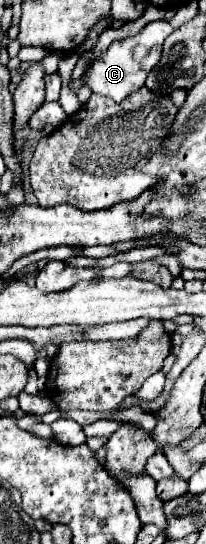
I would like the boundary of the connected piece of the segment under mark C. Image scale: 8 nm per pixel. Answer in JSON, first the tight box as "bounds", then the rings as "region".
{"bounds":[69,20,173,102],"region":[[[157,20],[157,22],[147,24],[135,36],[129,36],[129,38],[113,42],[107,48],[107,52],[103,52],[97,60],[93,60],[93,64],[89,66],[89,70],[81,78],[69,82],[69,88],[77,94],[81,86],[87,86],[91,92],[107,96],[107,98],[113,98],[115,102],[125,100],[131,92],[139,90],[145,84],[145,78],[157,66],[157,62],[161,58],[161,46],[163,46],[165,38],[171,32],[173,32],[173,28],[169,26],[169,22]]]}

